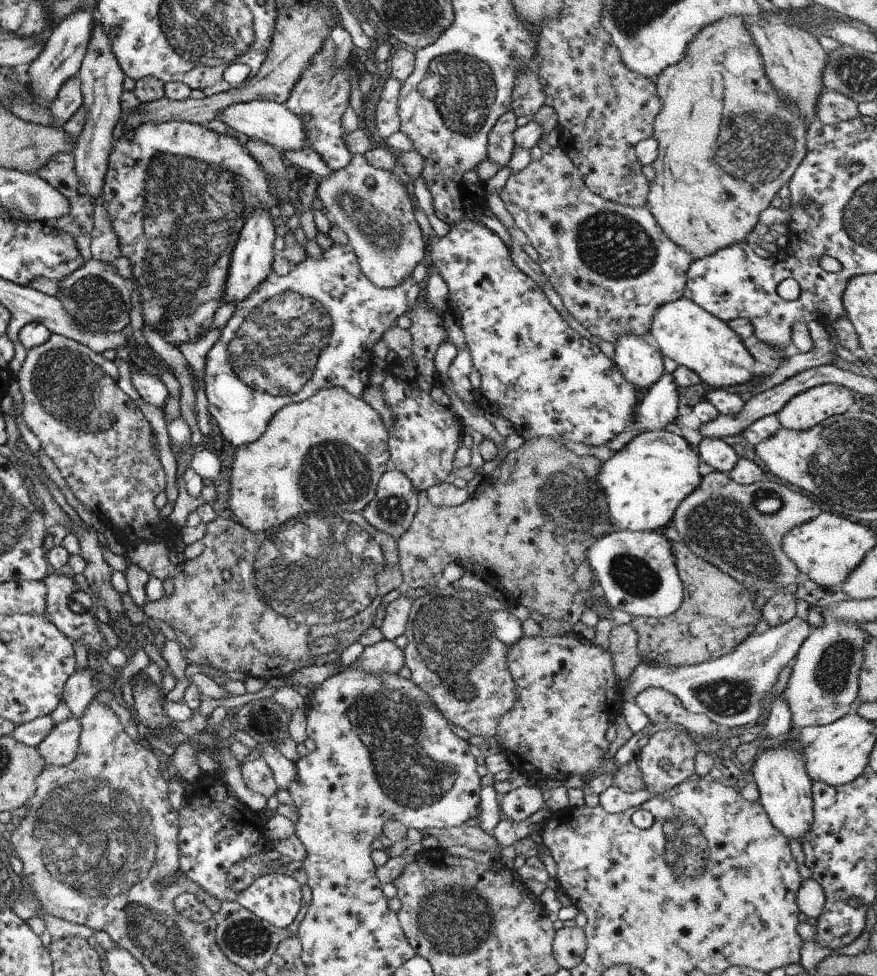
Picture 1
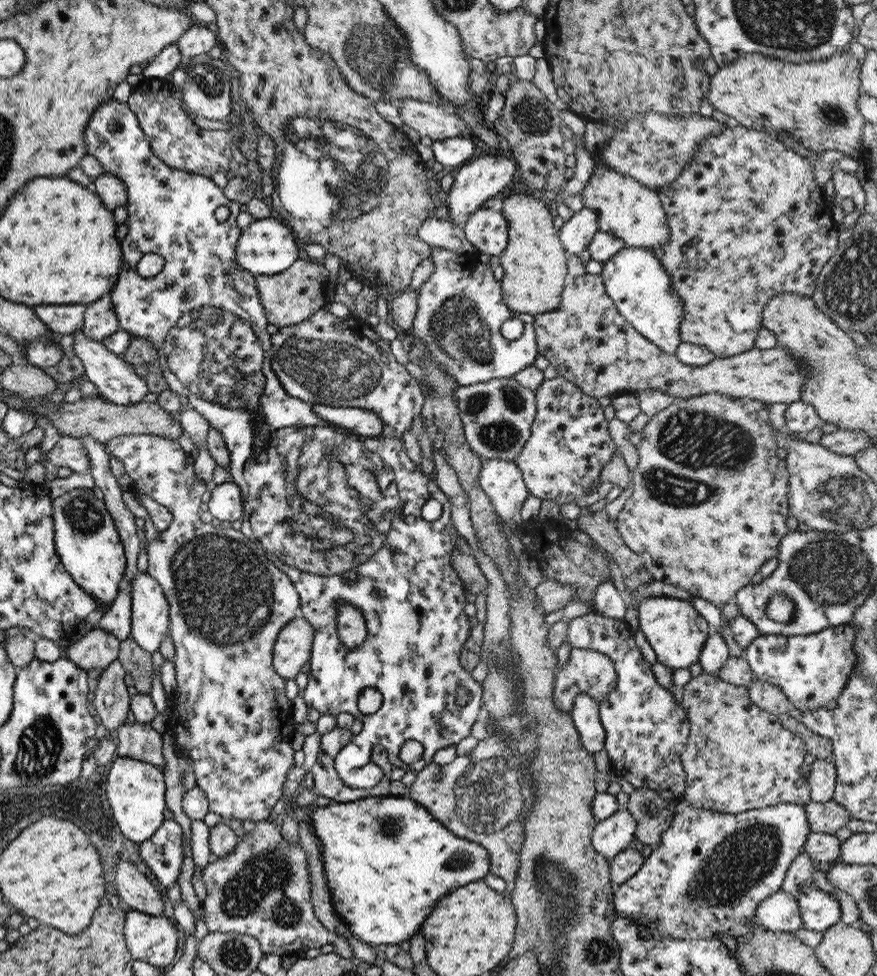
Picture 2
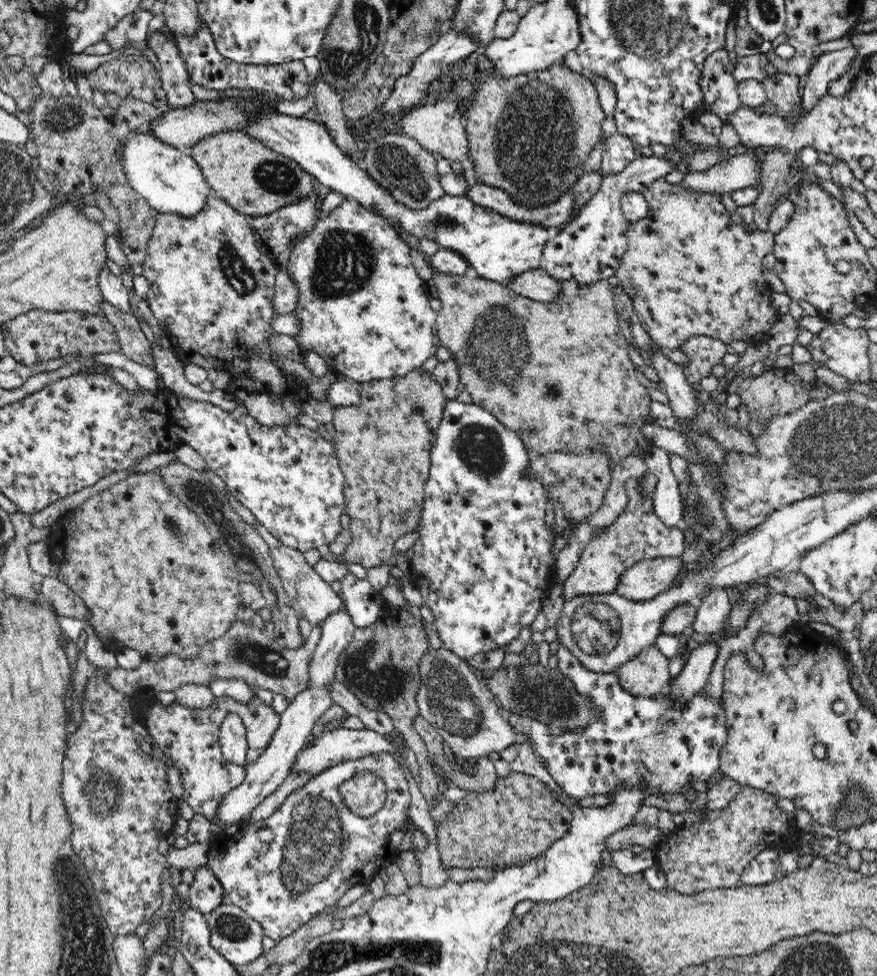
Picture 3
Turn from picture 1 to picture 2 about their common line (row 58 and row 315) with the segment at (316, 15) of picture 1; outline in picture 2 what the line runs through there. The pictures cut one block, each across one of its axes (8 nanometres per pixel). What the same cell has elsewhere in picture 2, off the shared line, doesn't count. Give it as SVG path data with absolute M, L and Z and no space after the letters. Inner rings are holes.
M295 260L289 268L275 275L255 275L255 288L266 321L276 327L299 324L331 300L334 279L320 261Z

